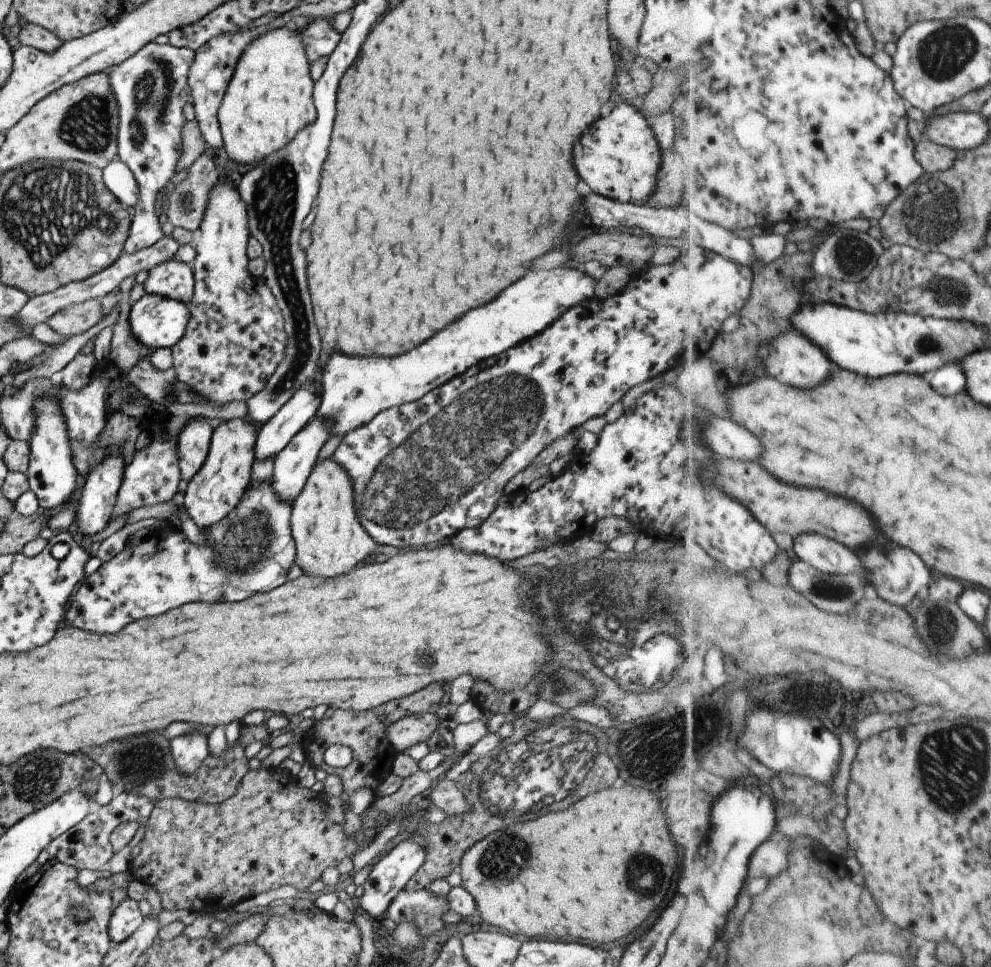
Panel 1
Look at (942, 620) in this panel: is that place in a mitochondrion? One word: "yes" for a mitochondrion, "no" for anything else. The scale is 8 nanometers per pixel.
yes

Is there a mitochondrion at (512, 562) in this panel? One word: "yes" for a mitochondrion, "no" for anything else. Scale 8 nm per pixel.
no

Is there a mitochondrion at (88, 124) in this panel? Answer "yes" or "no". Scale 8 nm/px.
yes

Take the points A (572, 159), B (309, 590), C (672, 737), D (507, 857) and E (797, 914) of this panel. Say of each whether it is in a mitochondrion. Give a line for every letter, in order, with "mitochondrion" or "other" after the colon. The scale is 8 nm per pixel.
A: other
B: other
C: mitochondrion
D: mitochondrion
E: mitochondrion

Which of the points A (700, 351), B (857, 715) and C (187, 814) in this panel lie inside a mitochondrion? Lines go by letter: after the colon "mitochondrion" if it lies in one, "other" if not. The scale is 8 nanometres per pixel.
A: other
B: other
C: other

